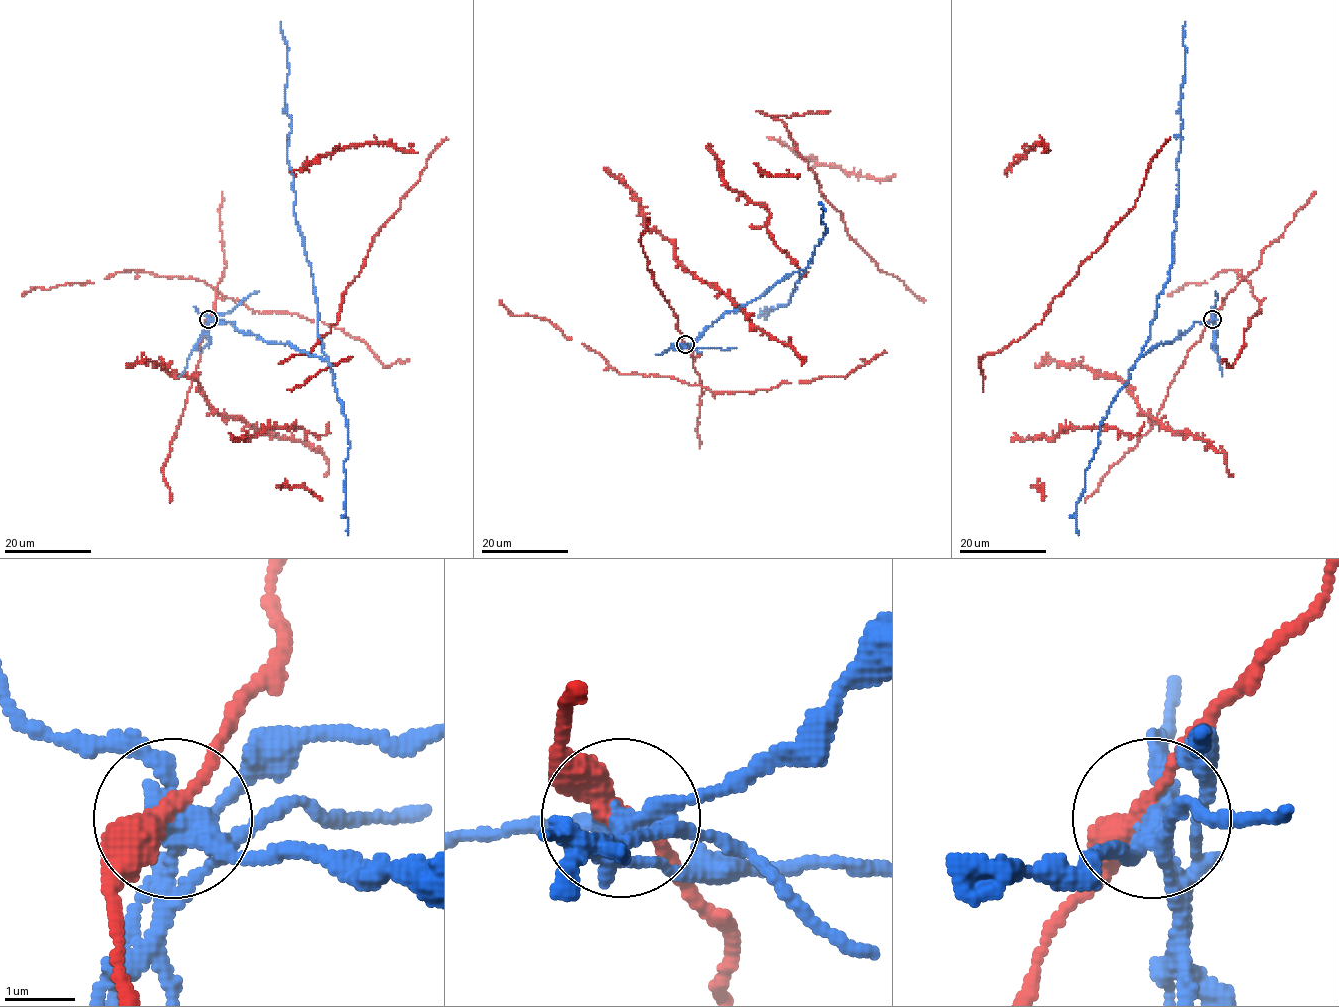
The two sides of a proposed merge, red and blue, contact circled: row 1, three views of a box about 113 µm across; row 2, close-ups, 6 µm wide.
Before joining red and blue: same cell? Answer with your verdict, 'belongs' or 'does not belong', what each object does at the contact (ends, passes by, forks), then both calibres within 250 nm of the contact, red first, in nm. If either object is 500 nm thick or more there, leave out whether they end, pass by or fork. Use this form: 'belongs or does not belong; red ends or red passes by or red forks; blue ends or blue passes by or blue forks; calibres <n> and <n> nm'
does not belong; red passes by; blue forks; calibres 320 and 280 nm

